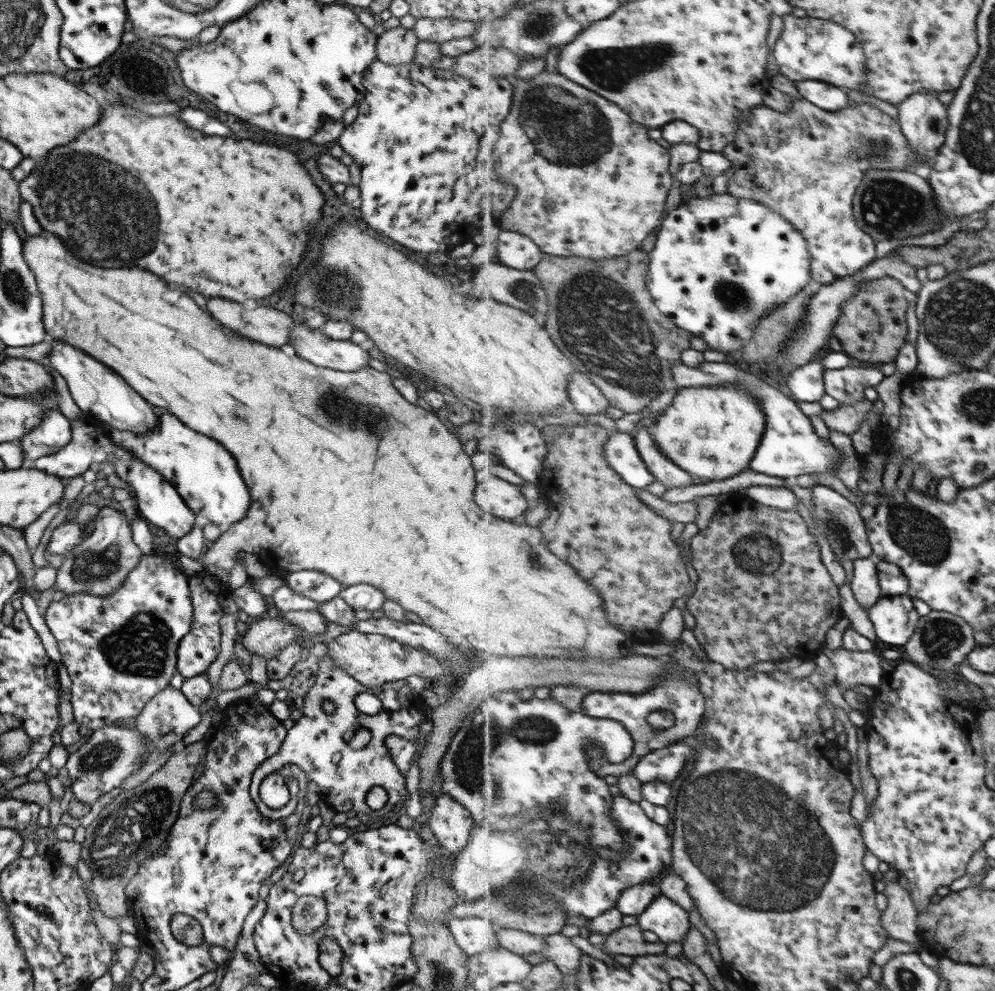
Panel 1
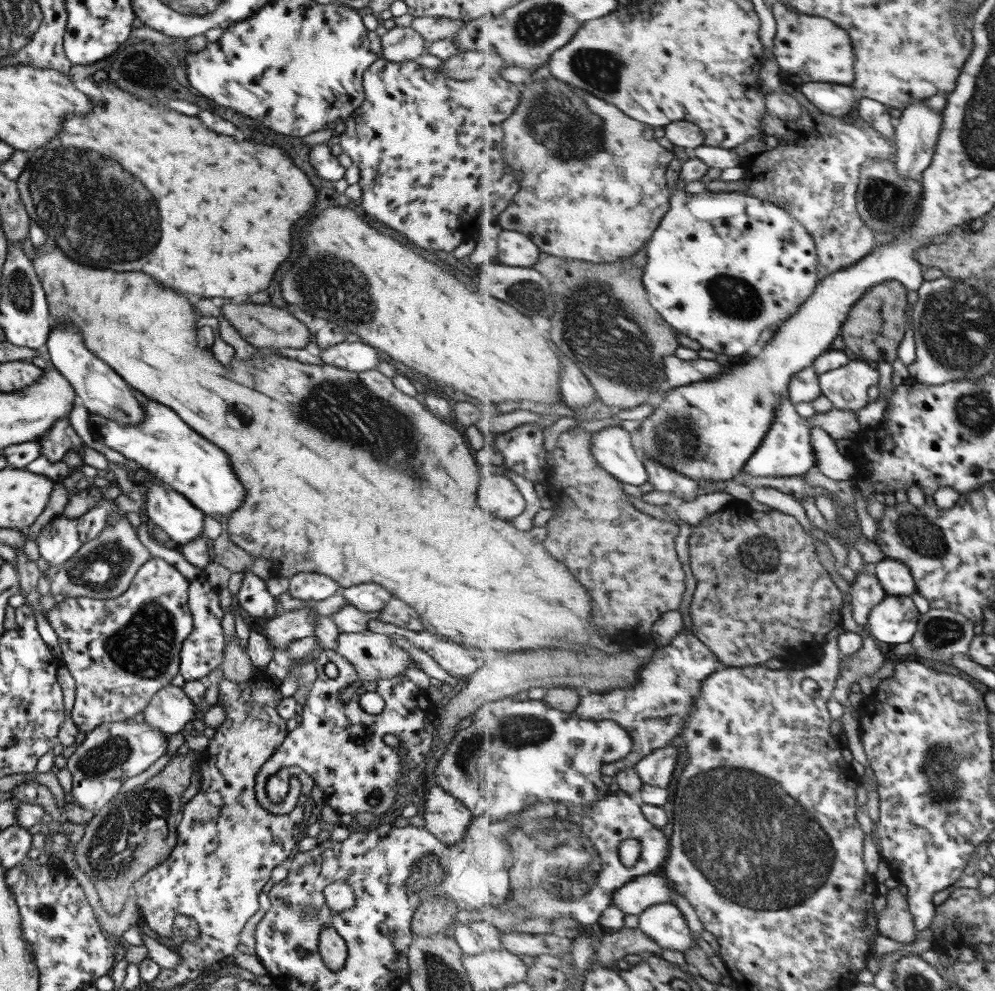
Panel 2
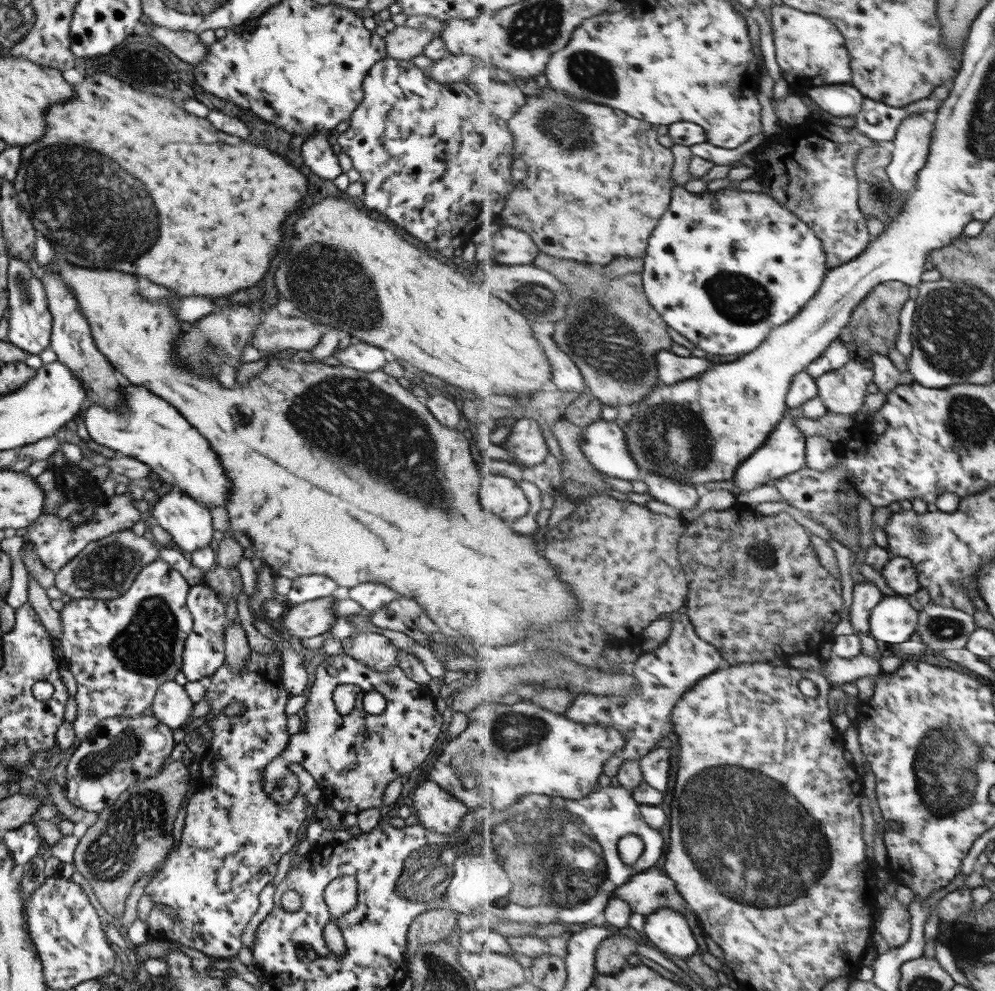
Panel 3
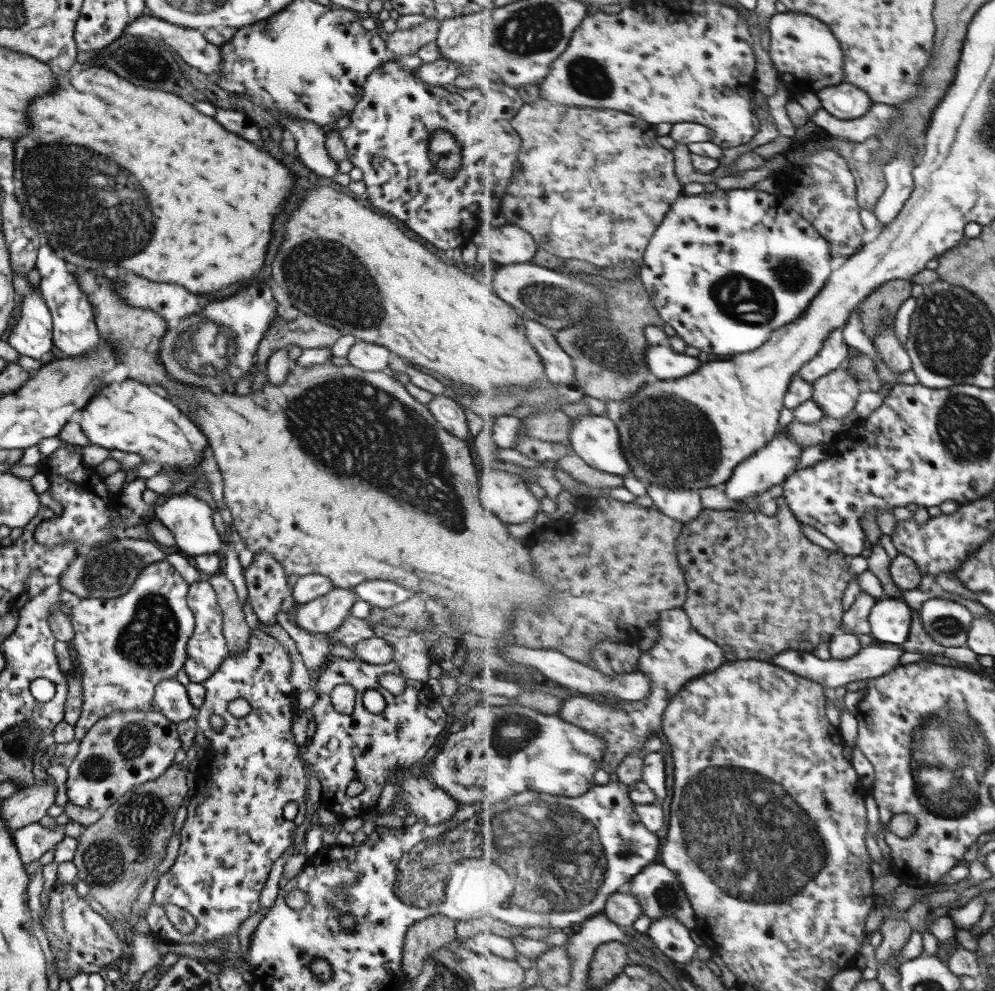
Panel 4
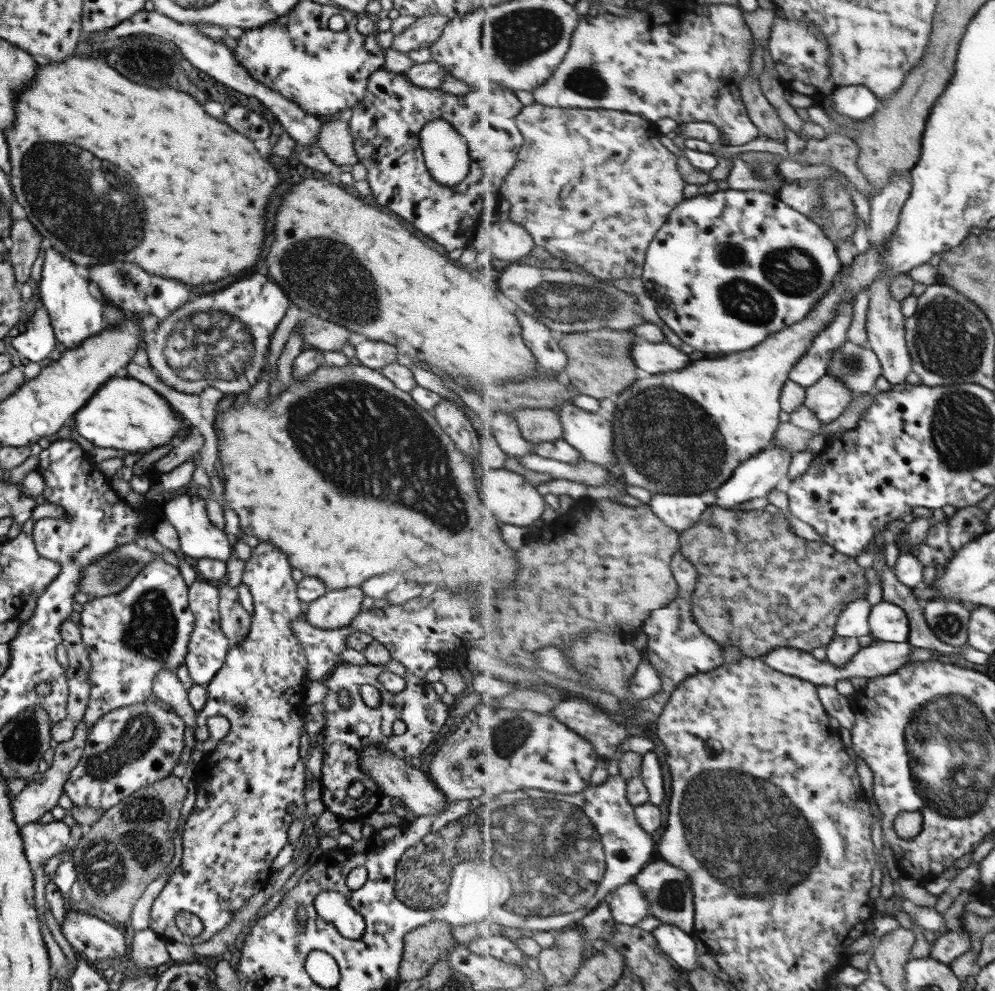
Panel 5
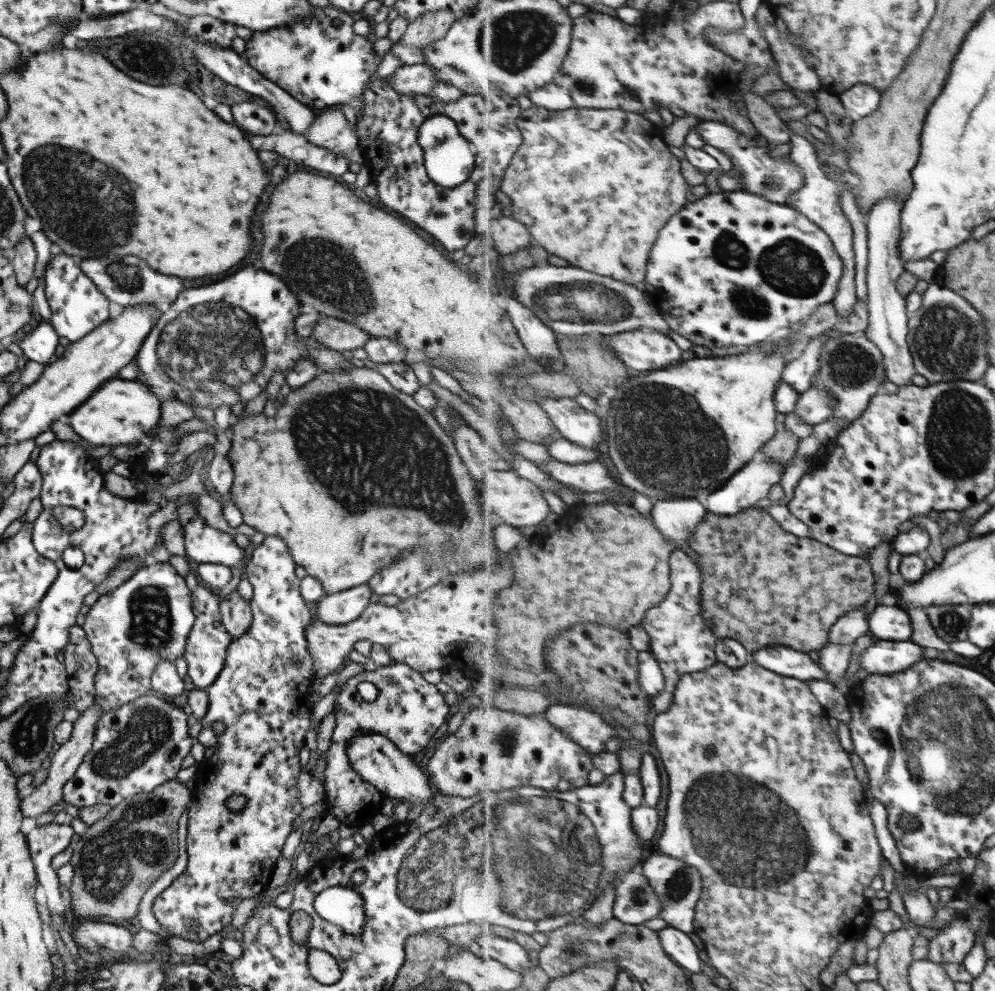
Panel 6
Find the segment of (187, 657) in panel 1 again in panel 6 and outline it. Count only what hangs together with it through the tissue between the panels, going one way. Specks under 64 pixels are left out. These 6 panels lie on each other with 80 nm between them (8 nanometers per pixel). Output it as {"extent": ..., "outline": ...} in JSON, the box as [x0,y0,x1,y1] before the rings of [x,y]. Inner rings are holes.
{"extent":[183,585,232,689],"outline":[[[197,585],[190,592],[192,598],[192,613],[194,614],[194,623],[187,635],[185,642],[183,660],[187,663],[187,678],[191,679],[191,685],[205,689],[206,686],[215,682],[223,668],[226,651],[232,642],[232,636],[229,636],[227,630],[222,625],[218,611],[218,596],[211,593],[207,586]]]}

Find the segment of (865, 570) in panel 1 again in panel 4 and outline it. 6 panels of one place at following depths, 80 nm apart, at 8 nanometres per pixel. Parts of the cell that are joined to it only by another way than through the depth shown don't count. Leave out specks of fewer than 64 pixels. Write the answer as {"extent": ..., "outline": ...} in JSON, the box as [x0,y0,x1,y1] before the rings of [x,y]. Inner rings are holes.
{"extent":[843,591,879,636],"outline":[[[860,591],[849,610],[844,613],[843,630],[845,634],[857,636],[872,635],[870,614],[879,600],[875,600],[871,594]]]}

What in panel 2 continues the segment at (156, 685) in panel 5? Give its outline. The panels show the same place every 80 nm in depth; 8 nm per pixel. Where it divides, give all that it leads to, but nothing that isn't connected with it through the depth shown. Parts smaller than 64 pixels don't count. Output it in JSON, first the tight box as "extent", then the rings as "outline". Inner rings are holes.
{"extent":[138,685,195,738],"outline":[[[165,685],[155,692],[138,719],[162,732],[167,738],[183,730],[187,722],[195,723],[194,705],[179,687]]]}

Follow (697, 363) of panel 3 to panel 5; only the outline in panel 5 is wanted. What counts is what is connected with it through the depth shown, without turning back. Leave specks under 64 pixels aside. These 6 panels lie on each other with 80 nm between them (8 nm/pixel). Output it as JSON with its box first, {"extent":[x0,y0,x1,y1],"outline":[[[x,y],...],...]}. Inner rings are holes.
{"extent":[632,335,691,374],"outline":[[[634,335],[634,344],[632,357],[635,365],[651,374],[677,372],[690,366],[691,358],[667,339],[653,343]]]}

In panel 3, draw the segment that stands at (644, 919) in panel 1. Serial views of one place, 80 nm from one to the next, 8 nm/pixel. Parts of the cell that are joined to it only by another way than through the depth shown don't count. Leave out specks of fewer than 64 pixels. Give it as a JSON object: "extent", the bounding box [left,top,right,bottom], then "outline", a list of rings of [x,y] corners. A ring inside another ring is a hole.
{"extent":[644,907,703,960],"outline":[[[661,907],[656,911],[645,916],[644,933],[660,951],[685,960],[703,948],[681,912]]]}

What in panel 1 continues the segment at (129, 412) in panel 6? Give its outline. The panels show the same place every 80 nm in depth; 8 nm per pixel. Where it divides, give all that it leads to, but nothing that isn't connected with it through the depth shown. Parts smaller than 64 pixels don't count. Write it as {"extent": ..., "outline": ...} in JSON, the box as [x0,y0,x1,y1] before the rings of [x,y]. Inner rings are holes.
{"extent":[107,410,250,533],"outline":[[[159,410],[159,414],[153,429],[143,435],[108,429],[107,436],[170,482],[192,514],[203,516],[221,533],[225,532],[246,515],[250,505],[235,459],[215,440],[190,430],[171,413]]]}

